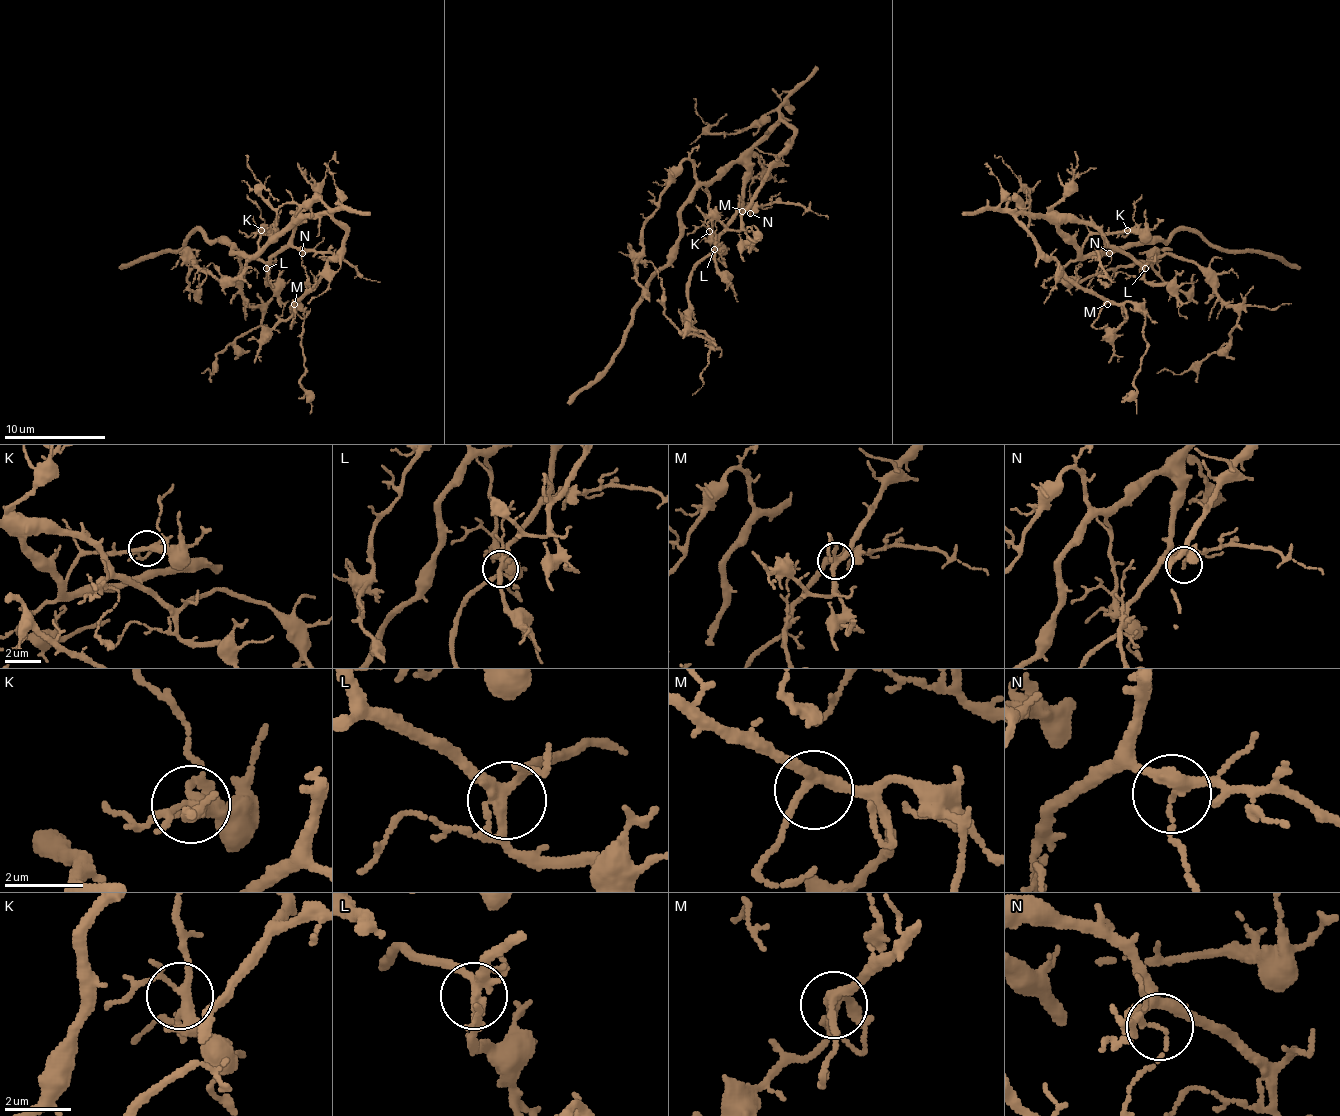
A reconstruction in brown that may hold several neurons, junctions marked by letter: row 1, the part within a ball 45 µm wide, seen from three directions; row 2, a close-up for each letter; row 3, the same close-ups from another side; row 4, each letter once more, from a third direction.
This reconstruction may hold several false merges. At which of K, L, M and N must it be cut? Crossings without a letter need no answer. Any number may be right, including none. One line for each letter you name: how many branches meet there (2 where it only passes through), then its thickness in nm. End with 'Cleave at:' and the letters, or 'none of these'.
Cleave at: none of these

